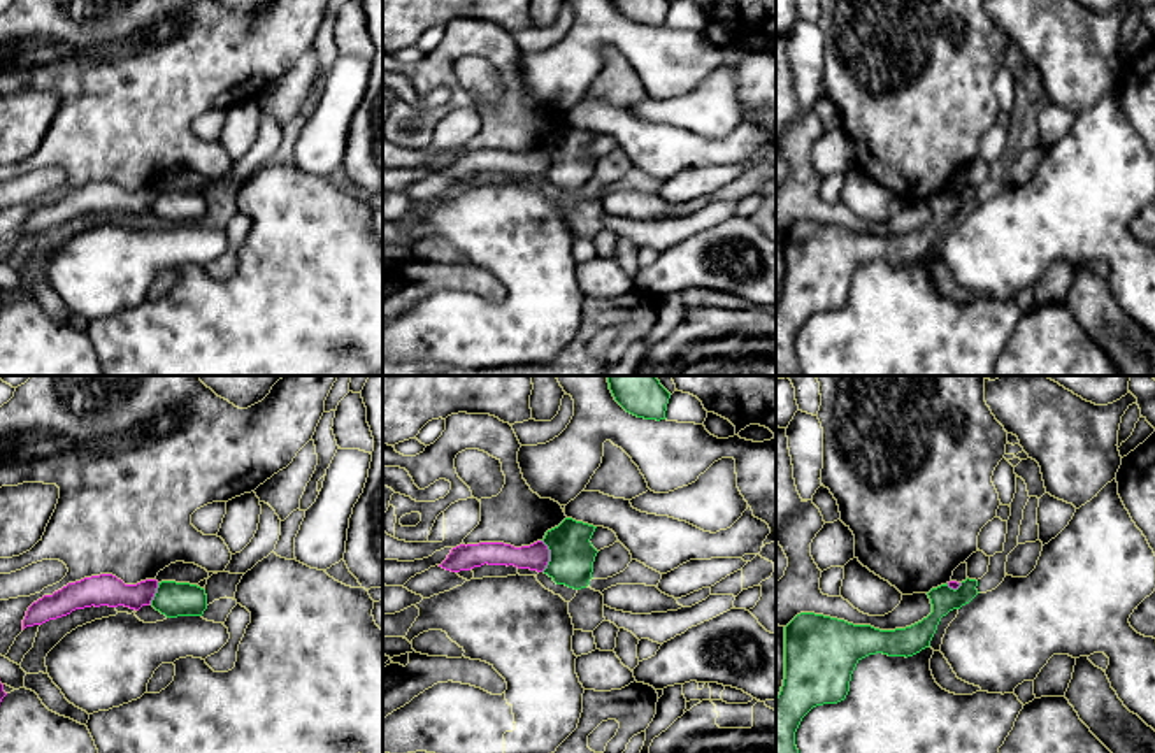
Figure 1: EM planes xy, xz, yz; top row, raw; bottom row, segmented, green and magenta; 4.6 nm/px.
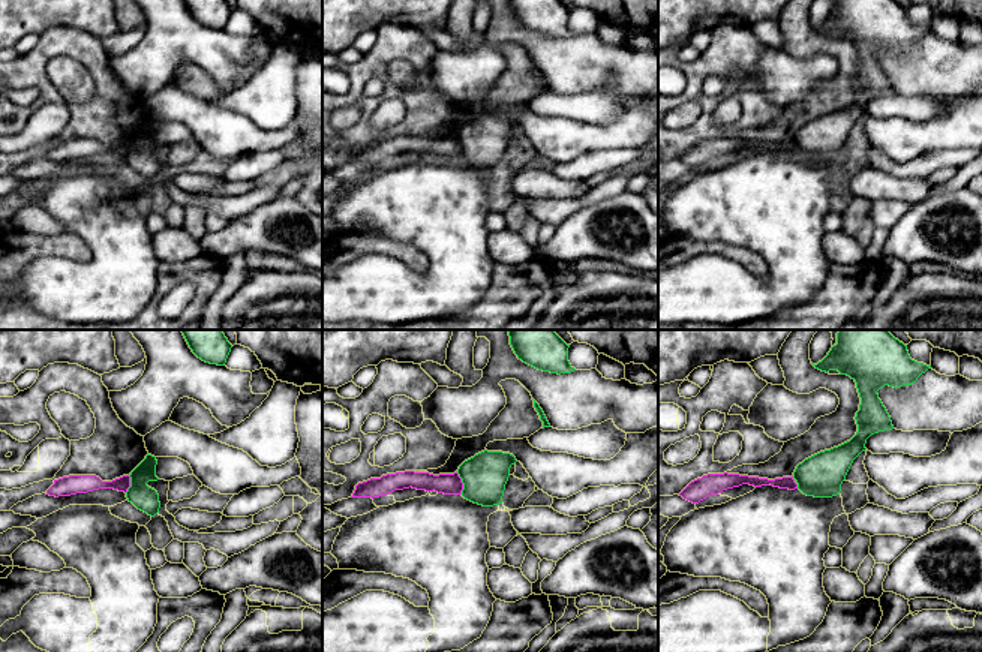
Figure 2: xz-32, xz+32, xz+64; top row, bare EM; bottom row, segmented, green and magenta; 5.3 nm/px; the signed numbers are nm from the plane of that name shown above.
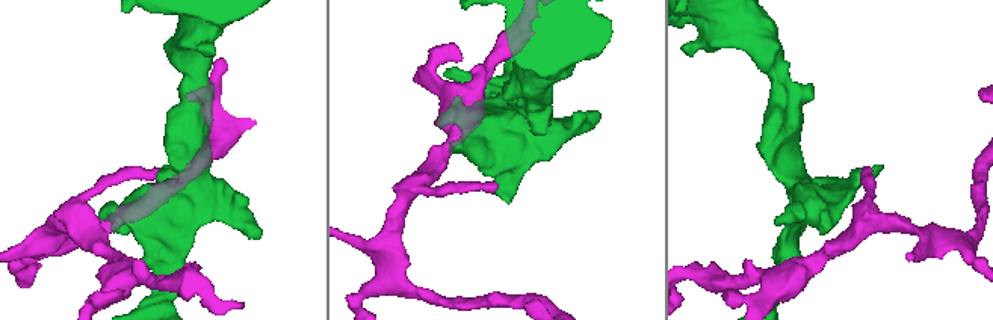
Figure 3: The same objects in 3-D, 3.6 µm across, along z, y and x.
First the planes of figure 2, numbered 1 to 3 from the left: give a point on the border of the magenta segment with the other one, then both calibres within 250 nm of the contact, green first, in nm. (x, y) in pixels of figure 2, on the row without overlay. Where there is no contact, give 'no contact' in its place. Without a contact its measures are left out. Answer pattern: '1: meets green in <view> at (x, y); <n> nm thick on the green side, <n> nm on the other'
1: meets green in xz-32 at (131, 149); 140 nm thick on the green side, 100 nm on the other
2: meets green in xz+32 at (462, 146); 240 nm thick on the green side, 110 nm on the other
3: meets green in xz+64 at (798, 150); 240 nm thick on the green side, 70 nm on the other

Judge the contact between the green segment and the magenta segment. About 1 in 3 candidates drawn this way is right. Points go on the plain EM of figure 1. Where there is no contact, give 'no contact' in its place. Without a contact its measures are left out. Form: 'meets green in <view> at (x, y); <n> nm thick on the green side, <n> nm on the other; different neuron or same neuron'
meets green in xz at (550, 164); 200 nm thick on the green side, 120 nm on the other; different neuron

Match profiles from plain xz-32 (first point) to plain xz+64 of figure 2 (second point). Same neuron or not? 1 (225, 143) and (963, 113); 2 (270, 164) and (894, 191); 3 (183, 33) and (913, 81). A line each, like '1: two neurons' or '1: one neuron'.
1: one neuron
2: two neurons
3: one neuron

